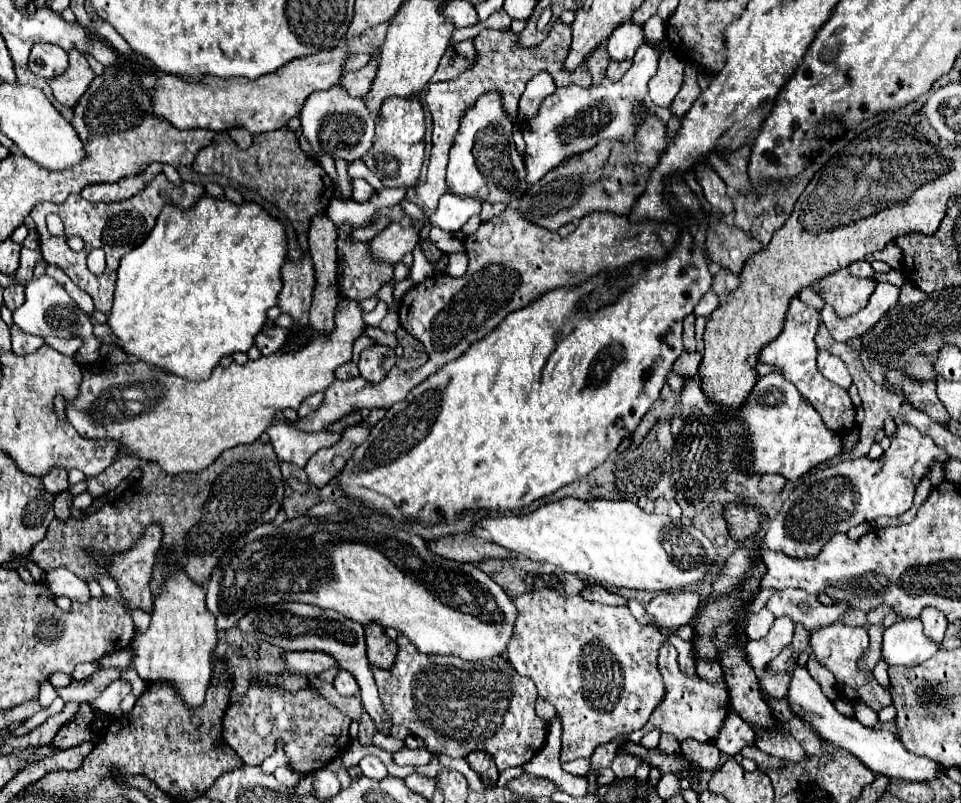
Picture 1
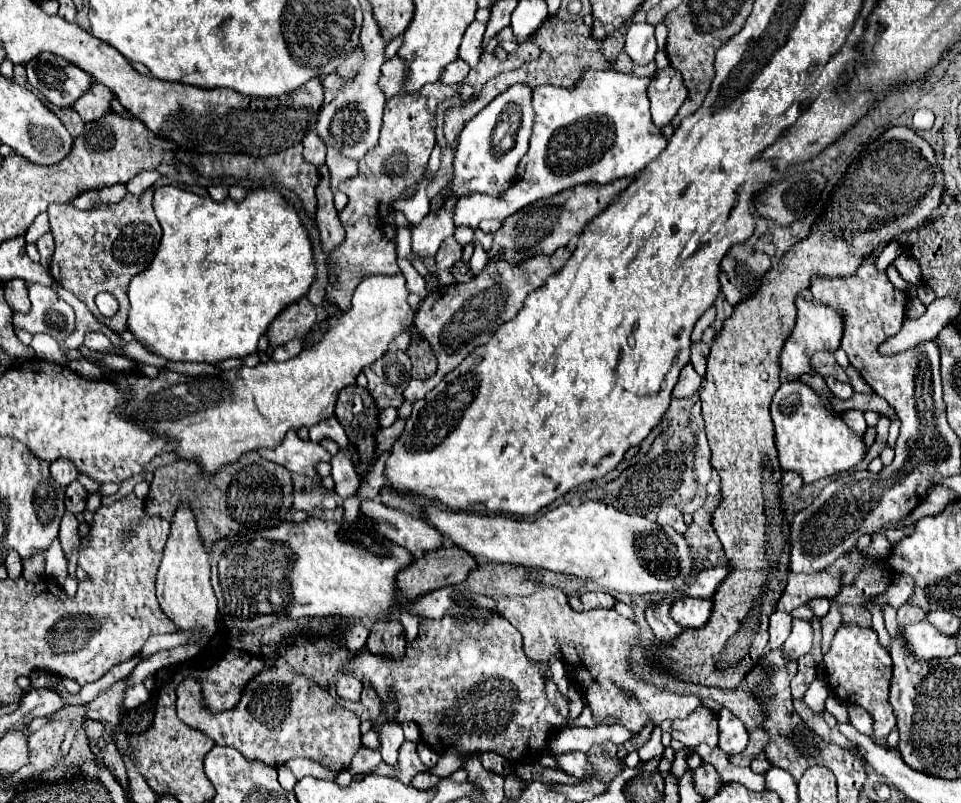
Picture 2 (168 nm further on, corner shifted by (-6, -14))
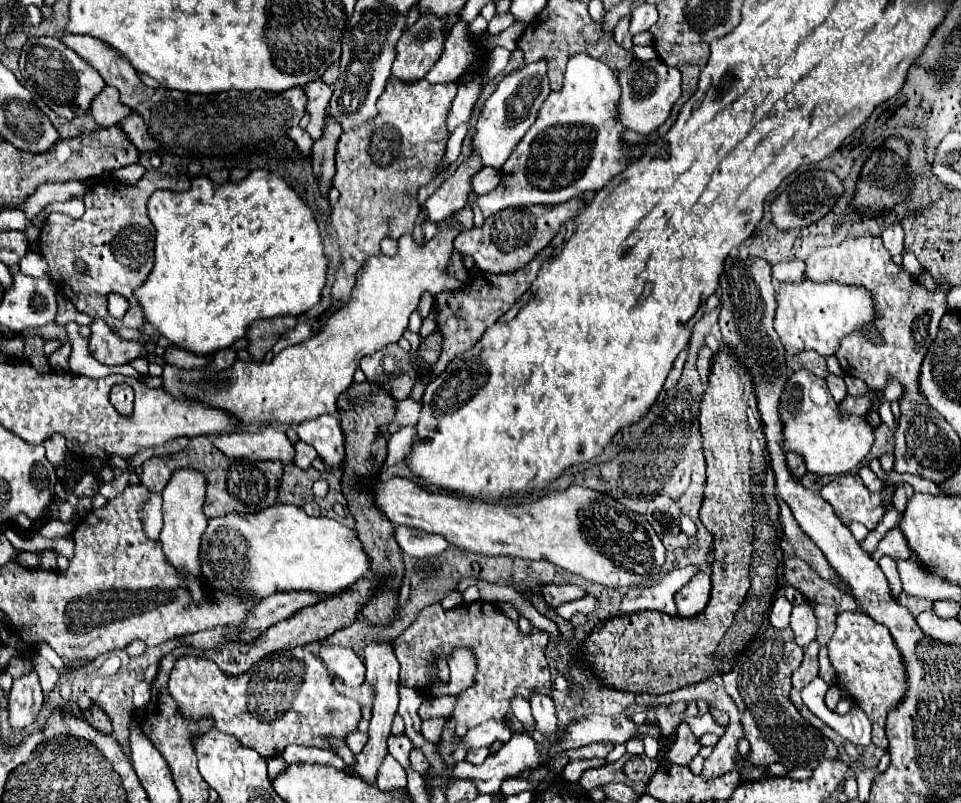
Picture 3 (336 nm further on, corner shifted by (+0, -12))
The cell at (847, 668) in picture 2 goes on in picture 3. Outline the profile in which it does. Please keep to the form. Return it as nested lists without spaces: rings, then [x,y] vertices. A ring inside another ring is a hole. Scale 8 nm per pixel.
[[[841,612],[837,616],[837,628],[827,644],[827,650],[831,666],[837,672],[837,682],[843,686],[847,696],[859,704],[873,724],[873,744],[887,748],[887,710],[895,708],[901,694],[905,694],[905,668],[889,630],[873,622],[863,612]]]

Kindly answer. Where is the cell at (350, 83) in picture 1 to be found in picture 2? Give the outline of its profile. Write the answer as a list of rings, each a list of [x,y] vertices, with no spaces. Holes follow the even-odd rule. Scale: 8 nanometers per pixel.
[[[395,56],[395,58],[391,58],[391,60],[387,60],[383,64],[383,70],[381,72],[383,72],[383,76],[379,80],[379,86],[381,86],[383,94],[387,98],[391,98],[395,94],[401,94],[403,92],[403,82],[407,80],[405,62],[399,56]]]

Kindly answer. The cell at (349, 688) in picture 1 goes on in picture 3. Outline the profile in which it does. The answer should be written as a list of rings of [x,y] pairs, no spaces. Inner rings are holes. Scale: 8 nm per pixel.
[[[329,646],[329,648],[321,648],[319,654],[321,660],[327,664],[327,668],[335,672],[345,686],[357,688],[365,682],[365,666],[353,650],[341,646]]]

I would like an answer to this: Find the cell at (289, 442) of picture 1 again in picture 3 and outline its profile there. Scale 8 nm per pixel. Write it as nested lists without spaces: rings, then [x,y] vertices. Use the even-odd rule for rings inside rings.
[[[267,426],[263,432],[233,432],[219,434],[213,442],[229,458],[251,460],[277,460],[293,464],[295,448],[283,430]]]

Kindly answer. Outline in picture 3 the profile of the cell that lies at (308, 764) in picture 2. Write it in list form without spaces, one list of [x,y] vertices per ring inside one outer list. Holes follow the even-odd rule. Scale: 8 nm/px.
[[[291,744],[289,748],[285,748],[285,752],[281,756],[285,758],[287,764],[321,764],[321,766],[331,766],[331,768],[338,770],[346,768],[342,758],[333,754],[331,750],[323,750],[323,748],[309,748],[309,746]]]

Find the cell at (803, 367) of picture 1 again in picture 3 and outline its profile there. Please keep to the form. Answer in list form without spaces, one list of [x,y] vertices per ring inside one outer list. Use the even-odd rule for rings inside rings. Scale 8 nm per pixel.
[[[807,278],[801,284],[779,284],[777,286],[777,314],[775,314],[775,332],[779,334],[779,340],[785,348],[787,356],[795,356],[801,350],[815,350],[821,356],[831,356],[837,352],[839,342],[843,336],[847,336],[849,332],[857,330],[857,328],[865,328],[865,324],[869,324],[873,320],[875,312],[873,312],[873,300],[869,296],[869,292],[865,292],[865,288],[857,288],[857,286],[843,286],[837,282],[825,282],[825,284],[817,284],[817,282],[809,282]]]

